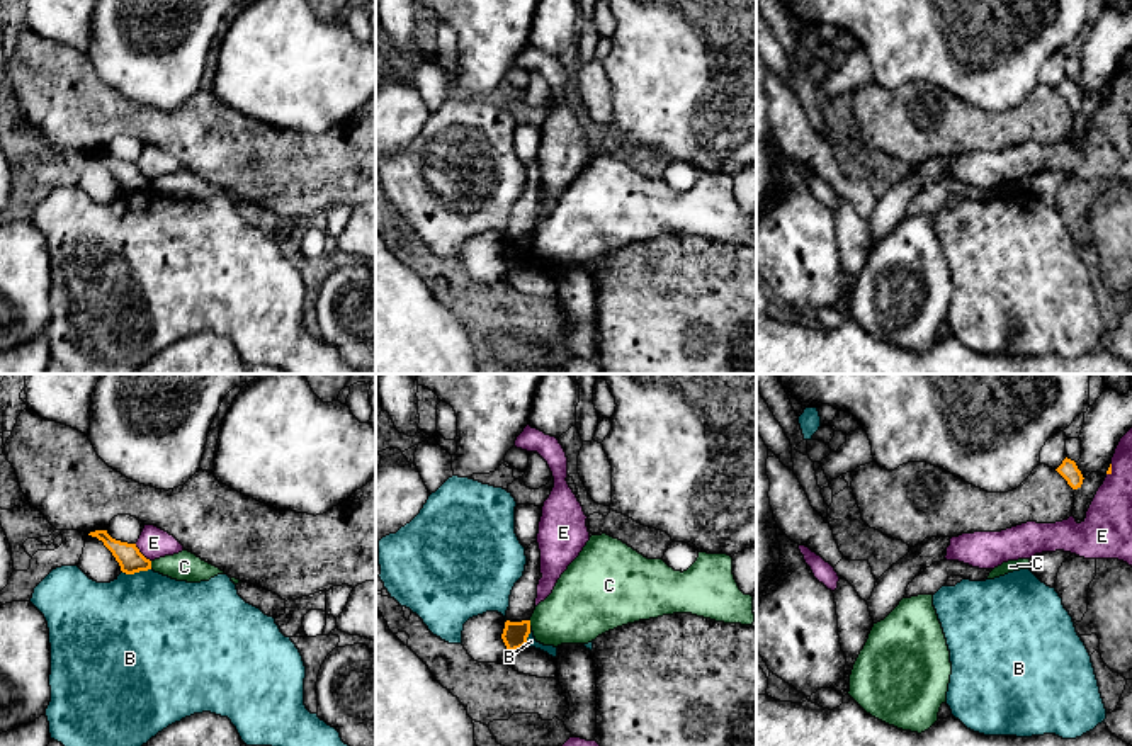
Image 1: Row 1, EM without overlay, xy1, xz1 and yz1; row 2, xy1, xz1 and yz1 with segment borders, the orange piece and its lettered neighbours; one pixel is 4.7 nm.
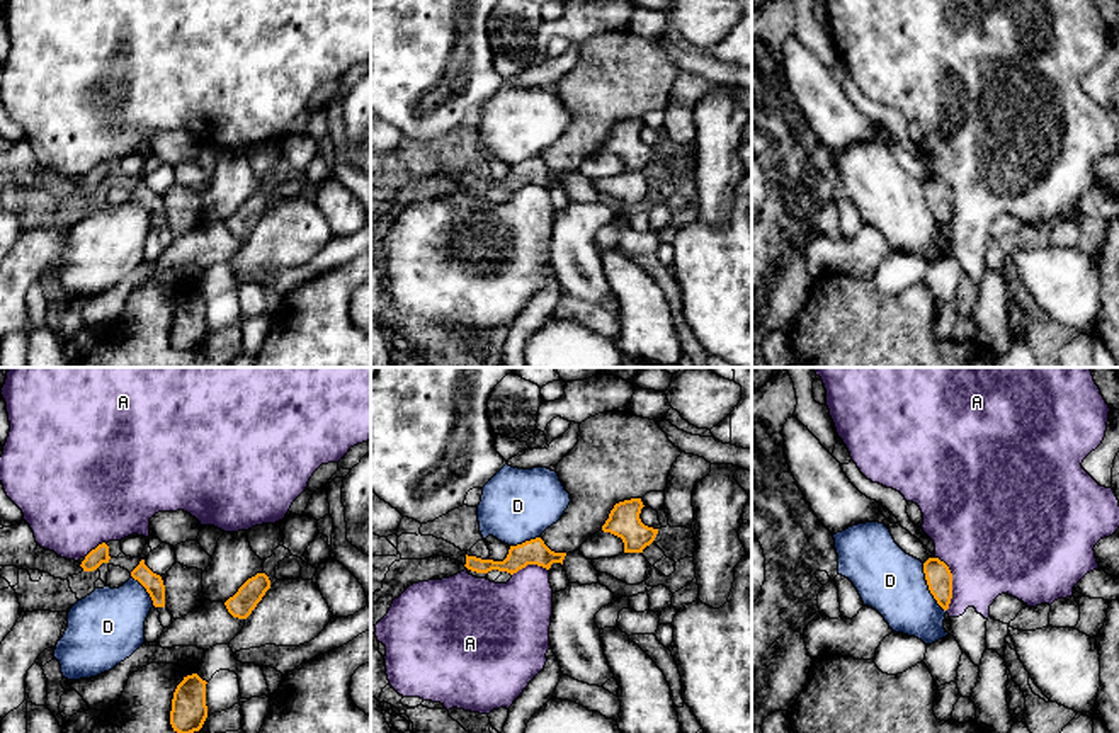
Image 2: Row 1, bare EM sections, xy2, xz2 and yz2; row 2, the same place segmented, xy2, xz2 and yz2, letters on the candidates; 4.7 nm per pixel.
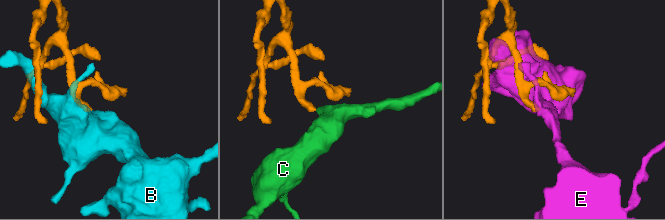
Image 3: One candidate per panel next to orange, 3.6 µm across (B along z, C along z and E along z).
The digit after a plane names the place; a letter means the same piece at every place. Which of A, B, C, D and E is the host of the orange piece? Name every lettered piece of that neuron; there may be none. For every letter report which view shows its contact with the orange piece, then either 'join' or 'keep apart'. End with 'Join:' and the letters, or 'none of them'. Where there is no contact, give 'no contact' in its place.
A: yz2 | keep apart
B: xy1 | keep apart
C: xy1 | keep apart
D: yz2 | keep apart
E: xy1 | keep apart
Join: none of them

